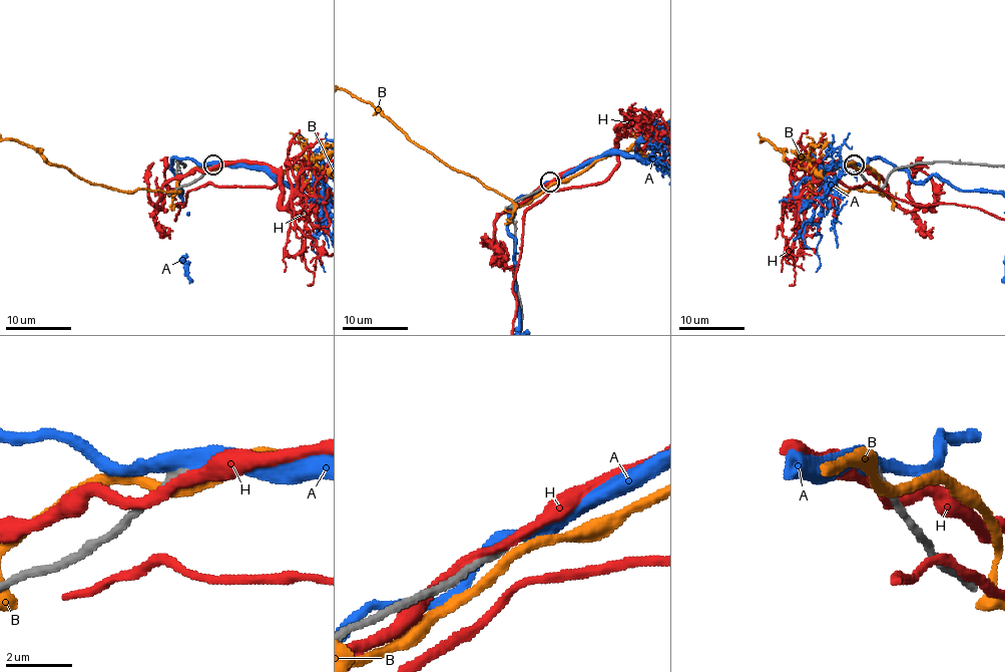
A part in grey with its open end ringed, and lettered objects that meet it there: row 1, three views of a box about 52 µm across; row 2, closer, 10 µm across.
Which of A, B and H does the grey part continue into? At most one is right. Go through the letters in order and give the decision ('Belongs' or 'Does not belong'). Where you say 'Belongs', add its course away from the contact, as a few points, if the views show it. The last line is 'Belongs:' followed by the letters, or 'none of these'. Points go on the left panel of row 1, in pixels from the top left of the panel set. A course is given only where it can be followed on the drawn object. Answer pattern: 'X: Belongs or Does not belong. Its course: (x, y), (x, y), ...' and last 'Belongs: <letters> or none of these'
A: Belongs. Its course: (212, 164), (186, 158), (173, 159), (171, 168), (178, 182), (178, 175), (181, 191), (184, 275), (189, 284)
B: Does not belong
H: Does not belong
Belongs: A

